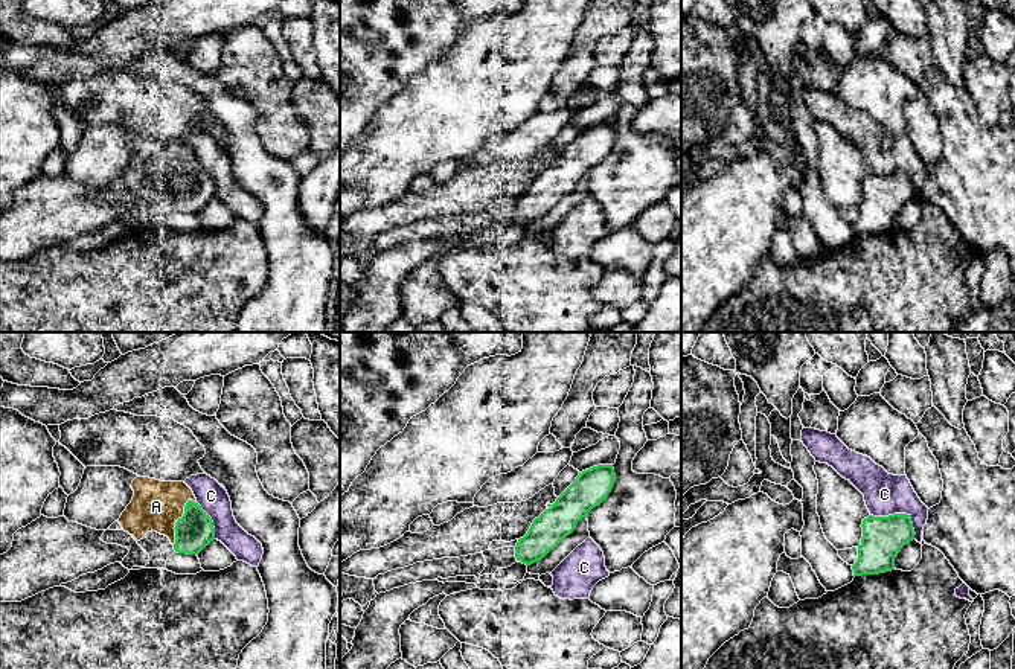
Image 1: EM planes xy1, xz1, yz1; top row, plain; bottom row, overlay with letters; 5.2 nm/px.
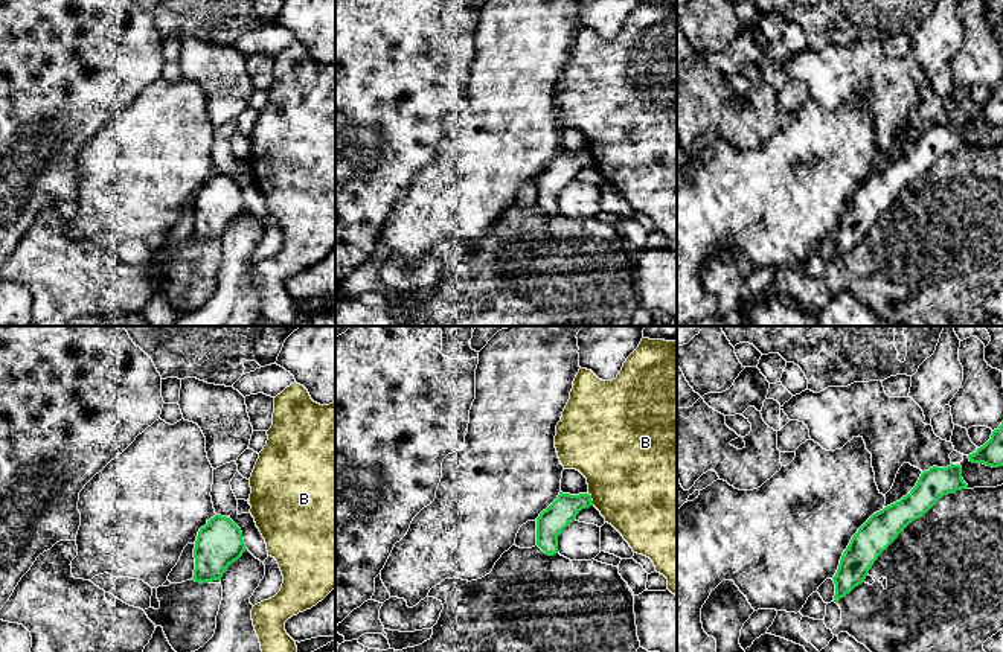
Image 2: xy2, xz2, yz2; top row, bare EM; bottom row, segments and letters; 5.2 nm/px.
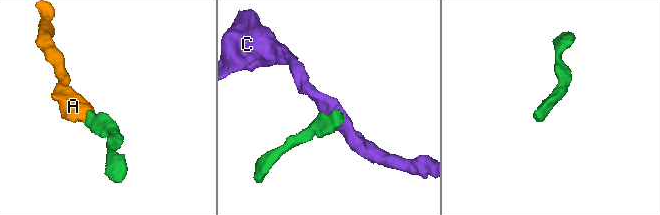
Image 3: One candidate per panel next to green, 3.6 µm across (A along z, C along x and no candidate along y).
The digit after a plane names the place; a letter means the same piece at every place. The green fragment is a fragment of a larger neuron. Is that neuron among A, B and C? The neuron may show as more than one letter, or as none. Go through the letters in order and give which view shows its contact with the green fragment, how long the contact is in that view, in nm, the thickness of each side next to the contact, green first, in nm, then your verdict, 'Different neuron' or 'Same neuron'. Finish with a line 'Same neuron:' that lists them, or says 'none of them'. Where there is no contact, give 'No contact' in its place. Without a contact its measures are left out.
A: Touches green in xy1. Shared border 260 nm. Thickness 200 nm (green) against 260 nm. Same neuron
B: Touches green in xz2. Shared border 80 nm. Thickness 150 nm (green) against 480 nm. Different neuron
C: Touches green in yz1. Shared border 280 nm. Thickness 220 nm (green) against 220 nm. Different neuron
Same neuron: A

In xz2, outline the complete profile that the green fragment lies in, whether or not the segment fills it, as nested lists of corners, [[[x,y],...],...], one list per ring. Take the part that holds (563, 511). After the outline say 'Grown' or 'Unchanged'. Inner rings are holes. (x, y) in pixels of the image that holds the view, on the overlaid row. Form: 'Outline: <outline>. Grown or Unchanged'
Outline: [[[559,492],[558,498],[537,518],[537,545],[549,556],[556,555],[559,533],[576,519],[582,509],[590,506],[593,506],[590,494]]]. Unchanged

